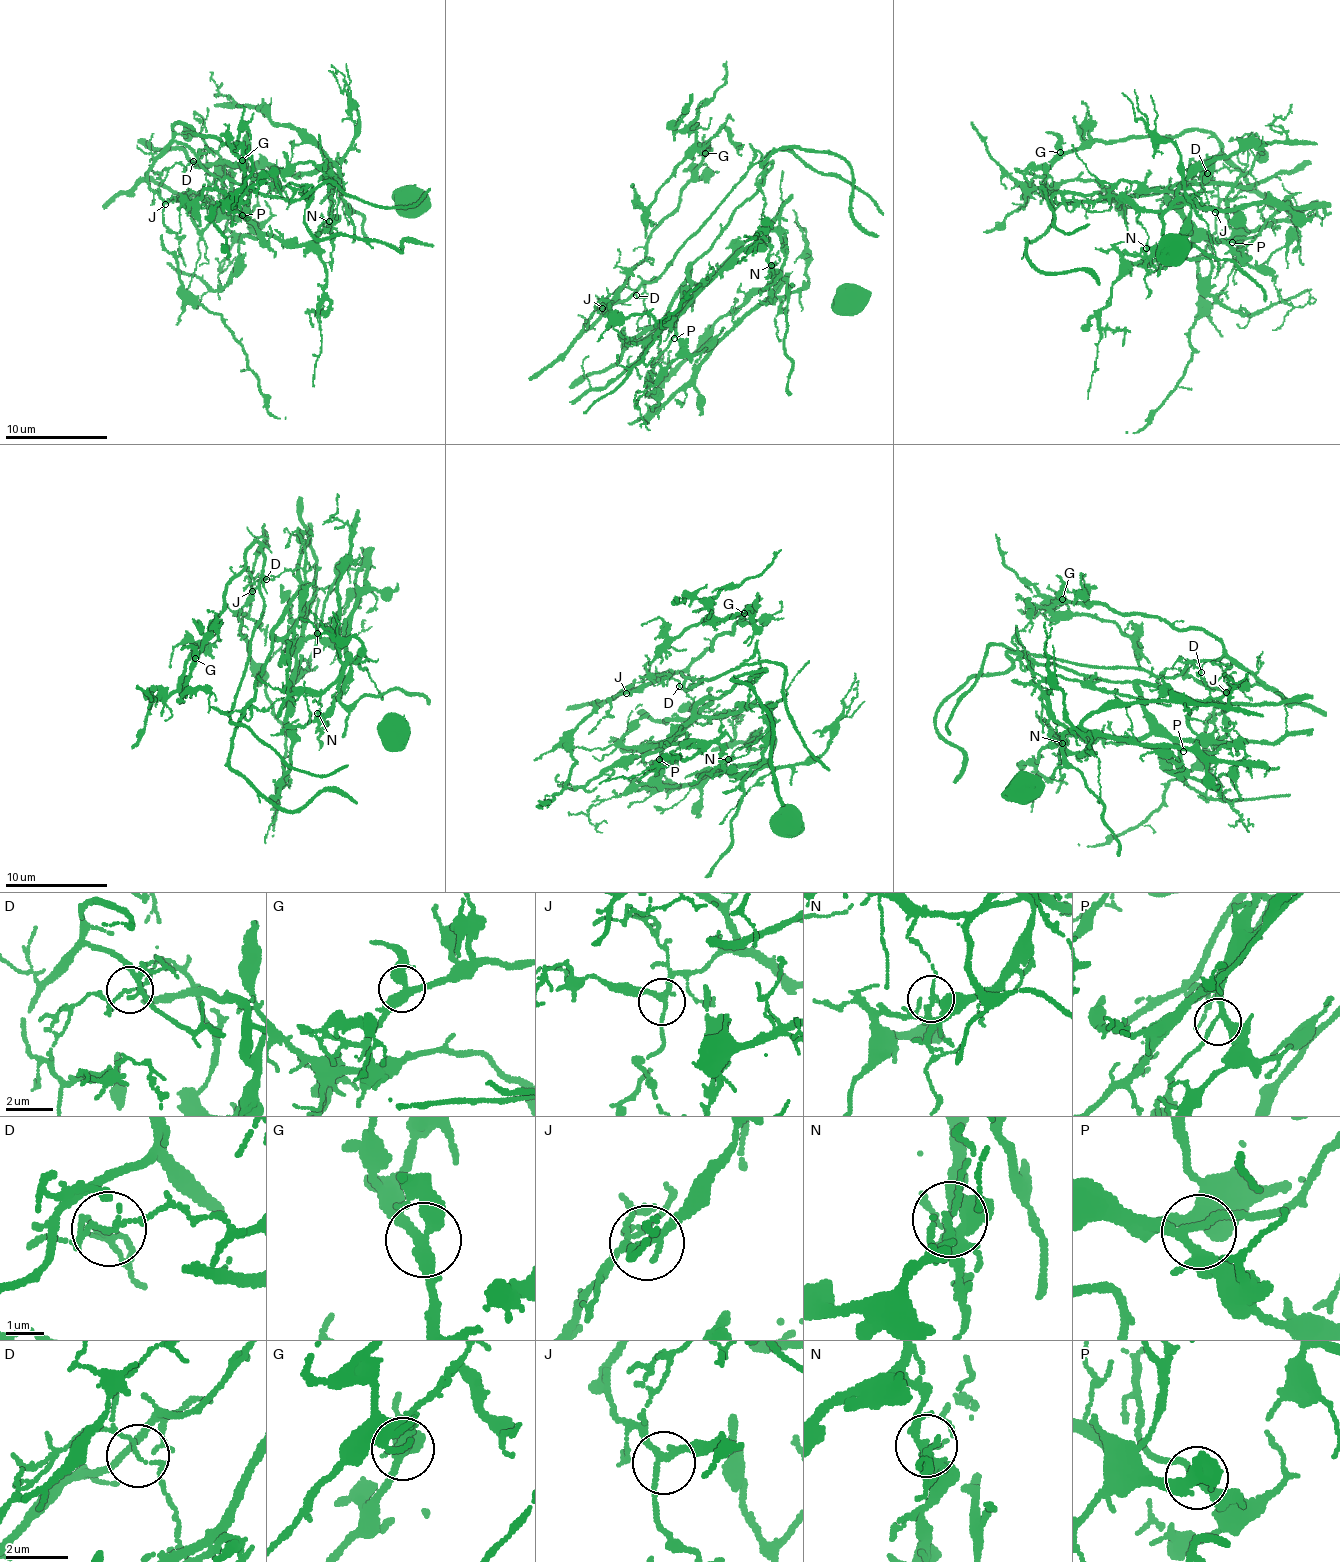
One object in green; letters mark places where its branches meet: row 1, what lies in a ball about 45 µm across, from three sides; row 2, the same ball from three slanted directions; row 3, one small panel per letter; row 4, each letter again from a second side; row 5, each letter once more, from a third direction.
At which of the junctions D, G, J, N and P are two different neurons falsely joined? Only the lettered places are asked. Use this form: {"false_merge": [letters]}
{"false_merge": ["D", "N"]}

